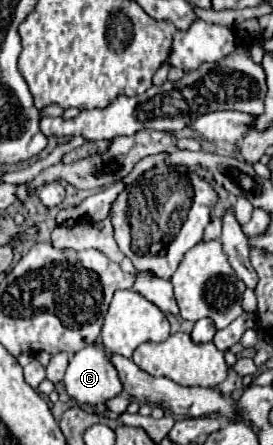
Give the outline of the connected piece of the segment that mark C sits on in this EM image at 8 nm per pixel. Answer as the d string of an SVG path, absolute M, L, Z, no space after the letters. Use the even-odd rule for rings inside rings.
M98 344L86 346L70 358L62 382L70 398L90 406L104 404L122 392L116 368L108 362L108 352Z

